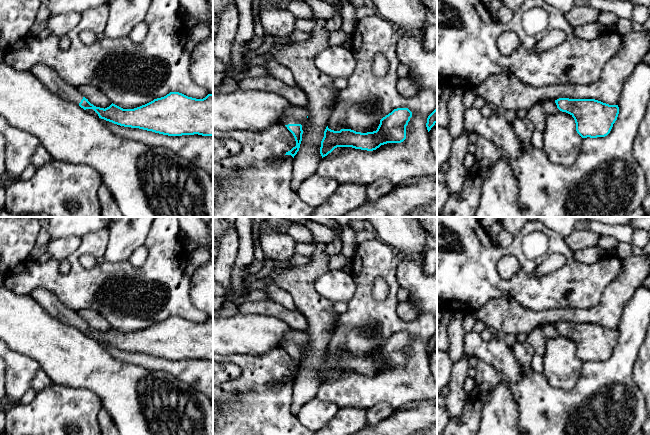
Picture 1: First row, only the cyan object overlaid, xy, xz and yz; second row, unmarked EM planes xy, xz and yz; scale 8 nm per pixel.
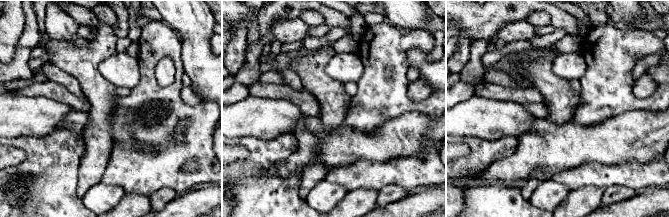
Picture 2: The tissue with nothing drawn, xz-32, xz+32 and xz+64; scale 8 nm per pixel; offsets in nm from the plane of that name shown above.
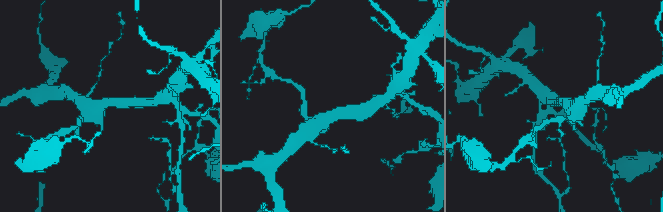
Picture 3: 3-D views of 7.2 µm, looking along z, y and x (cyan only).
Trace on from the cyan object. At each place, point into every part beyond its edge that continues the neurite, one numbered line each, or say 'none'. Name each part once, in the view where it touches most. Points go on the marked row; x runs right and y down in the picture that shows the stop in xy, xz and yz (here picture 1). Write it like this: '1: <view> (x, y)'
1: xz (292, 115)

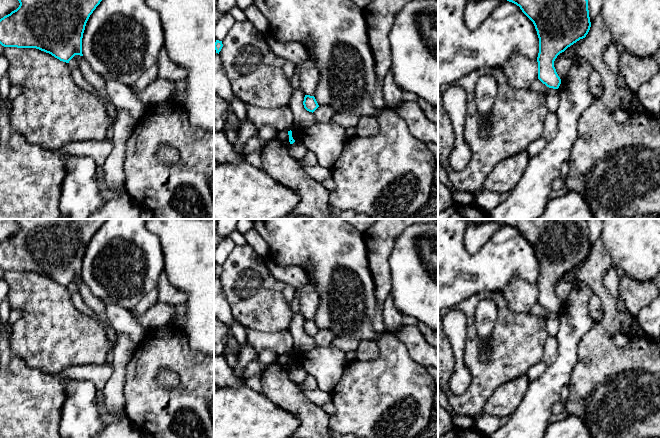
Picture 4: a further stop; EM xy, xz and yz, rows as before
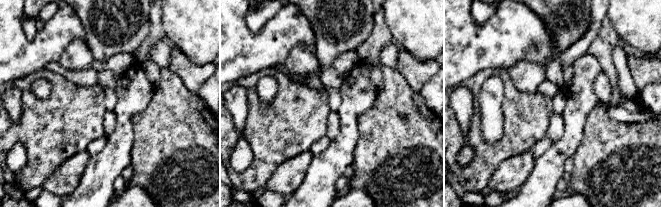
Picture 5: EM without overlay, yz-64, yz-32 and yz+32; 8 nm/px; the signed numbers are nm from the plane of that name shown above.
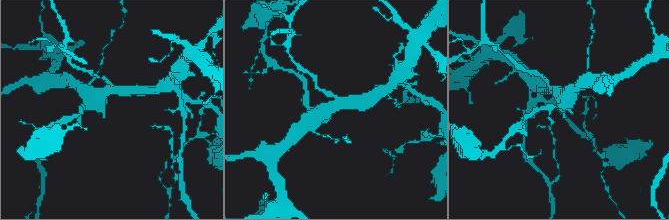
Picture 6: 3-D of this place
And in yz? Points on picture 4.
none

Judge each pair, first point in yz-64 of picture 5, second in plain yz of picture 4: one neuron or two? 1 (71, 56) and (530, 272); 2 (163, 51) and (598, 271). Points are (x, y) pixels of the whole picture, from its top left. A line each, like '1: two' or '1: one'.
1: two
2: two

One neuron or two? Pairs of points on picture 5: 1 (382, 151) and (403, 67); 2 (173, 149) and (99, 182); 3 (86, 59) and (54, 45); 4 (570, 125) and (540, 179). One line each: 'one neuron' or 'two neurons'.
1: two neurons
2: two neurons
3: two neurons
4: one neuron

